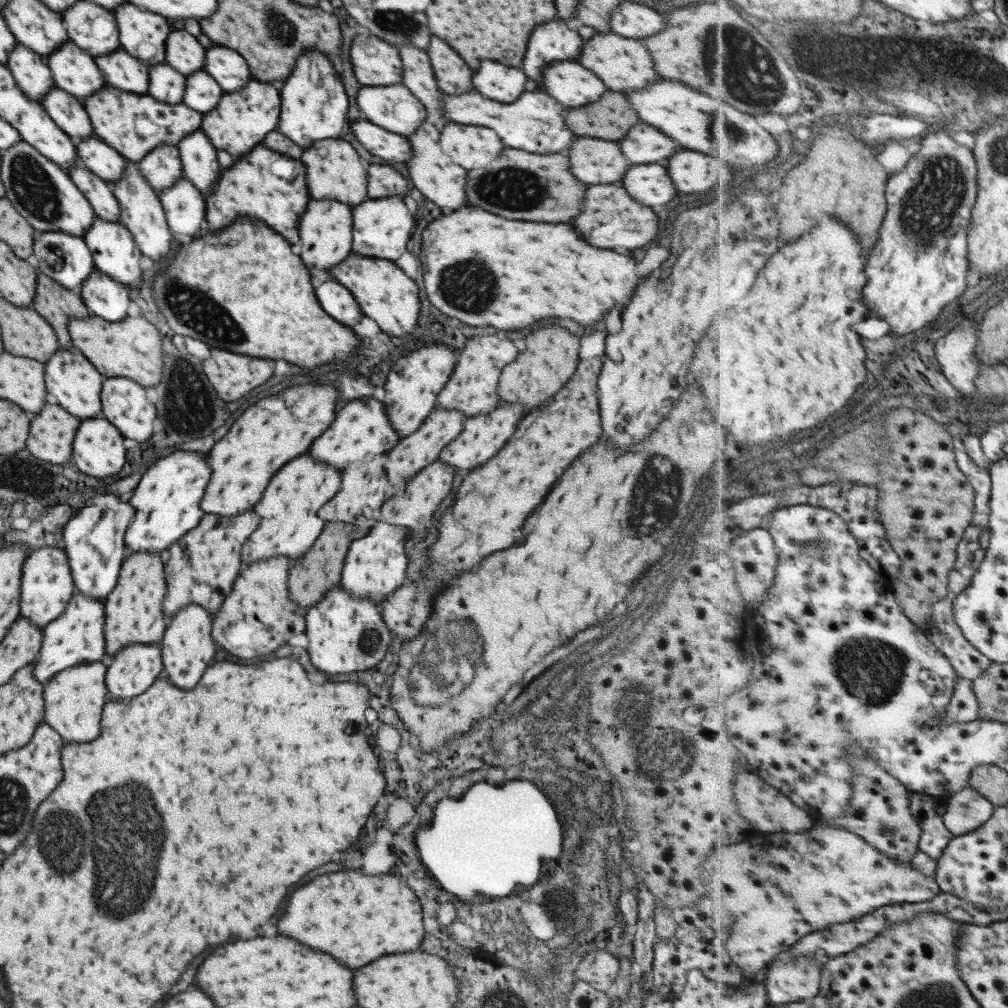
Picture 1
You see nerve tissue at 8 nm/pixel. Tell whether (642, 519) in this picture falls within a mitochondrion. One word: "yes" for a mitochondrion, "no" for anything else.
yes

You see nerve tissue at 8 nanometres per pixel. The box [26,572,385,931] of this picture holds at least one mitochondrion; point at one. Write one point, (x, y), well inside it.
(99, 839)

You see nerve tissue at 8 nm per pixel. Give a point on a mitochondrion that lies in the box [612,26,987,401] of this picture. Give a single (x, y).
(931, 202)

